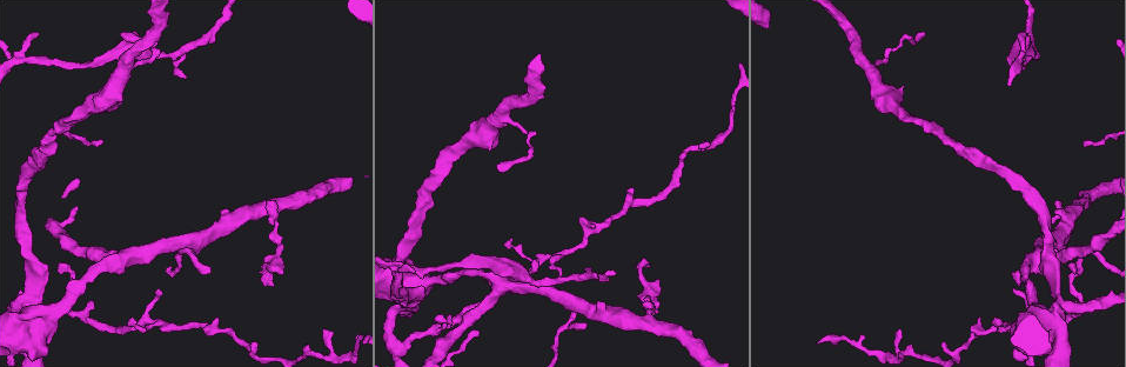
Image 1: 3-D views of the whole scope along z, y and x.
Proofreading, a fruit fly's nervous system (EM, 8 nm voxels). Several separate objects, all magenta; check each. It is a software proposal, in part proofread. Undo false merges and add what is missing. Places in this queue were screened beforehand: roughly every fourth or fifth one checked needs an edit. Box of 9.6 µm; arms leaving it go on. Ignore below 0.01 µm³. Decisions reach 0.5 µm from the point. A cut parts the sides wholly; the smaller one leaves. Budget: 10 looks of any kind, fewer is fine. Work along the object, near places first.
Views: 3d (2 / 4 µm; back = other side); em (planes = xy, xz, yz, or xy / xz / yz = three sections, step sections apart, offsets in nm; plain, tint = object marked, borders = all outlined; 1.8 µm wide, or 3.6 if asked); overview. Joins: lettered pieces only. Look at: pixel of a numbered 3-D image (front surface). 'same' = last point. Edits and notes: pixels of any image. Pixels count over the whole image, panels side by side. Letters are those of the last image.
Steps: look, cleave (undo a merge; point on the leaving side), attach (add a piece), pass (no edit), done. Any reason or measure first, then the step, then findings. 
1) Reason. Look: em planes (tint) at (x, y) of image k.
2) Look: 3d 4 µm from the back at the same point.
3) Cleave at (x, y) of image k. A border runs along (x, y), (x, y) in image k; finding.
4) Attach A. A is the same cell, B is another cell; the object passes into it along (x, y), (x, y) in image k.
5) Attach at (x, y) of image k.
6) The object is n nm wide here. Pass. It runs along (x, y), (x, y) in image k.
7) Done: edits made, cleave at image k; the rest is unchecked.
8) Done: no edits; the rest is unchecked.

Abrupt turn. Look: 3d 2 µm at (158, 320) of image 1.

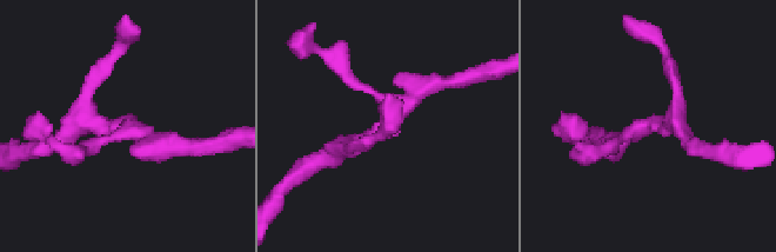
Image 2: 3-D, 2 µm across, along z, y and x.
Need the tissue. Look: em planes (borders) at (127, 125) of image 2.

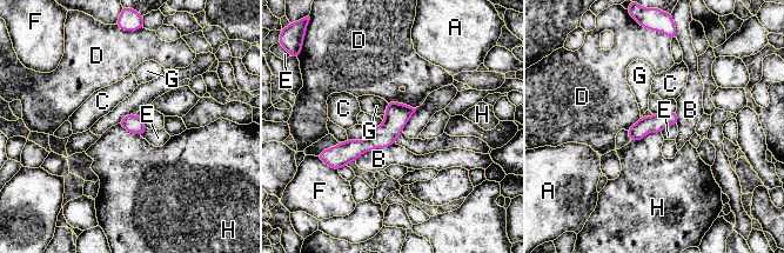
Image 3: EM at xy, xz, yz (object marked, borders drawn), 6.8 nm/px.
The object is 120 nm wide here. Pass. A, B, C, D, E, F, G and H are other cells; it runs along (410, 111), (377, 140), (333, 159) in image 3; one neuron here.

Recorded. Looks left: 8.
Three-way junction. Look: 3d 4 µm from the back at (411, 306) of image 1.

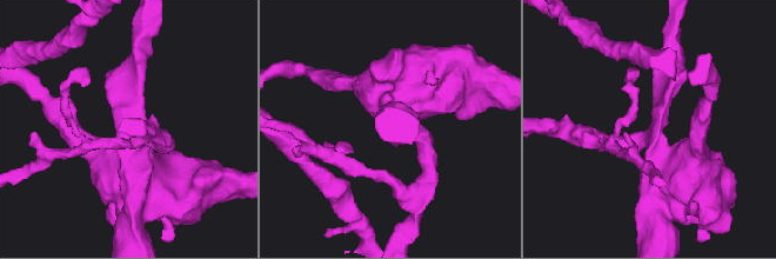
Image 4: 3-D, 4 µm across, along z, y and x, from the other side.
3 arms meet here; the arms are 220, 260, 800 nm wide; need the tissue. Look: em yz step 8 (tint) at (658, 127) of image 4.

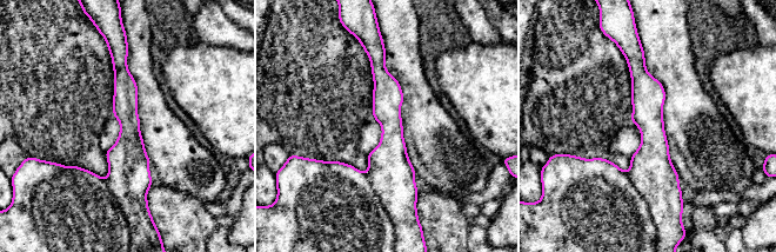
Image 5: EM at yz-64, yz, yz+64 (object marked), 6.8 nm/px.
Look: em planes (borders) at the same point.

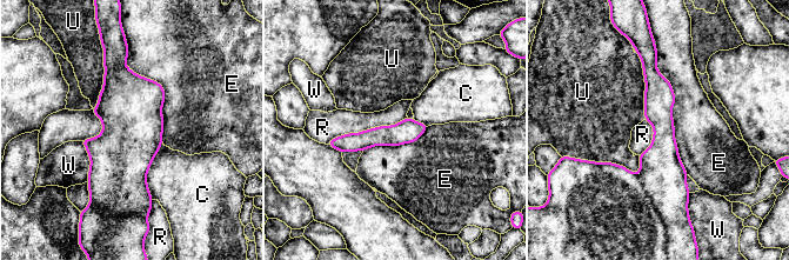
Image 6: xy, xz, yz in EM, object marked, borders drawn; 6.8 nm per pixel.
The longest contact is with E, 900 nm. Cleave at (663, 177) of image 6. C, E, R, U and W are other cells; the part that leaves runs along (653, 59), (664, 200) in image 6; two neurons meet here.

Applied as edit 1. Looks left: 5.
A fork. Look: 3d 2 µm at (1018, 58) of image 1.

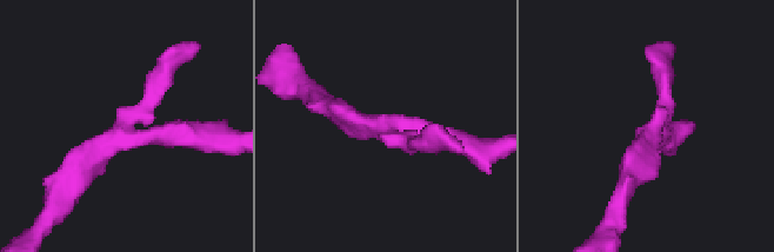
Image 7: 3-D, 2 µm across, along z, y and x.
Look: em xy step 8 (tint) at (652, 131) of image 7.

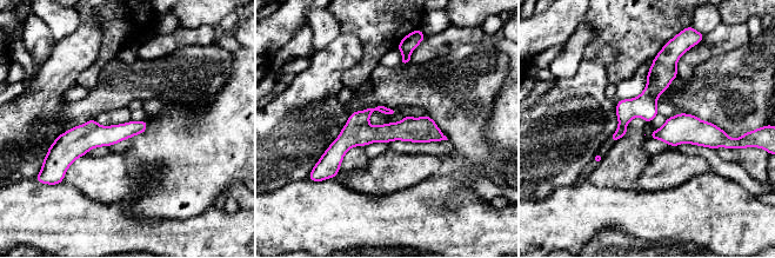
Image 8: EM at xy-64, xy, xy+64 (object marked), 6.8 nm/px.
What lies round it. Look: em xy step 8 (borders) at the same point.

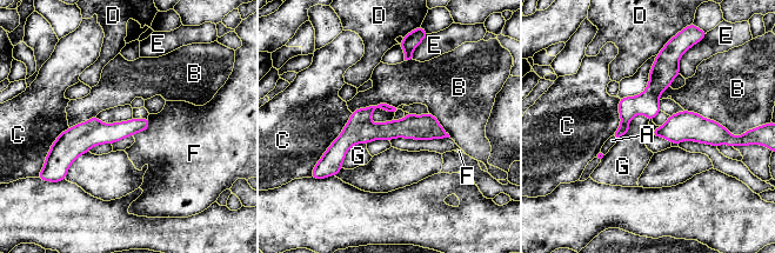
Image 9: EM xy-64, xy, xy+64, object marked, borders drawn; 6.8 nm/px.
The object is 140 nm wide here. Pass. A, B, C, D, E, F and G are other cells; it runs along (443, 134), (358, 131), (329, 160) in image 9; continuous, no second neuron.

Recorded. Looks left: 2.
Free end. Look: 3d 4 µm from the back at (645, 304) of image 1.

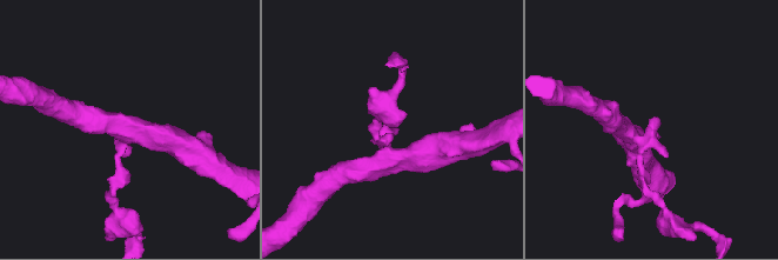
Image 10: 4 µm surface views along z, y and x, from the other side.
Need the tissue. Look: em planes (borders) at (658, 122) of image 10.

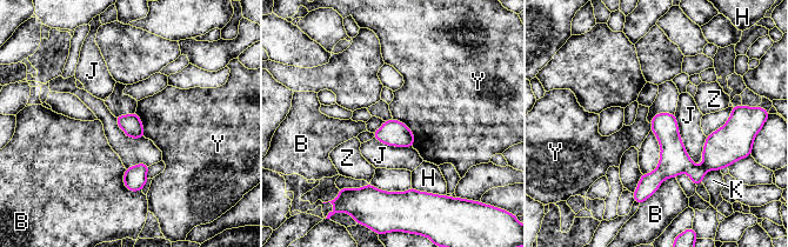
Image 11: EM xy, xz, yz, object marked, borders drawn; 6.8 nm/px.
The object is 140 nm wide here. Pass. B, H, J, K, Y and Z are other cells; a border runs along (393, 118), (412, 132), (413, 146) in image 11; no lettered piece goes on from it.

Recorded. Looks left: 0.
Done: edits made, cleave at image 6; the rest is unchecked.

